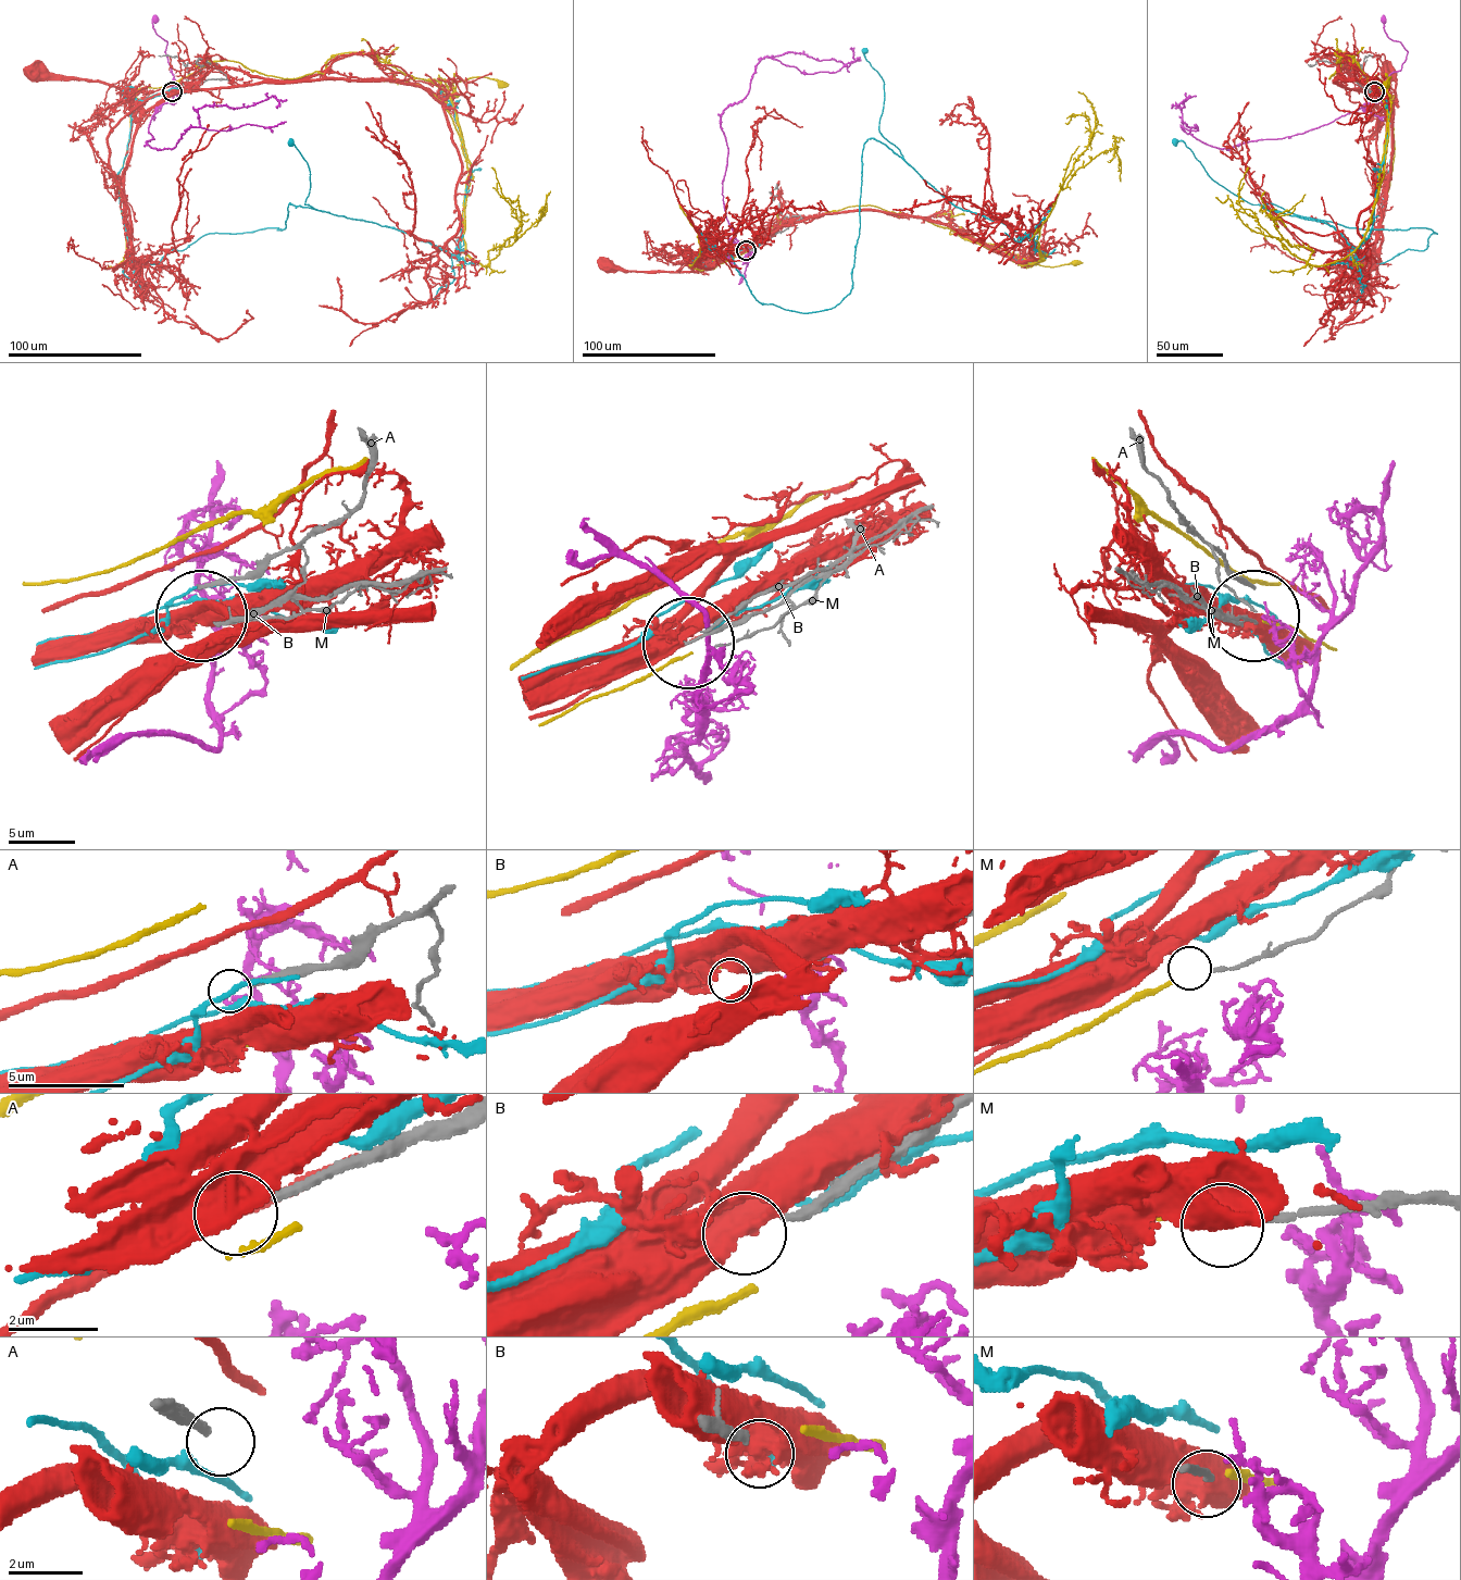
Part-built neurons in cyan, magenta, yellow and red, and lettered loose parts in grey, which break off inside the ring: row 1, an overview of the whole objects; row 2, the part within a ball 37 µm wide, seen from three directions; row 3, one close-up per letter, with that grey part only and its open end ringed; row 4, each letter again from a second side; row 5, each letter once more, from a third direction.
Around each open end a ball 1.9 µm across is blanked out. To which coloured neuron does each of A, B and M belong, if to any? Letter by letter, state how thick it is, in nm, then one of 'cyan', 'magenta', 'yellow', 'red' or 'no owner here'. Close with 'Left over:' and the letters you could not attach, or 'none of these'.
A: calibre 240 nm; no owner here
B: calibre 240 nm; no owner here
M: calibre 170 nm; no owner here
Left over: A, B, M

